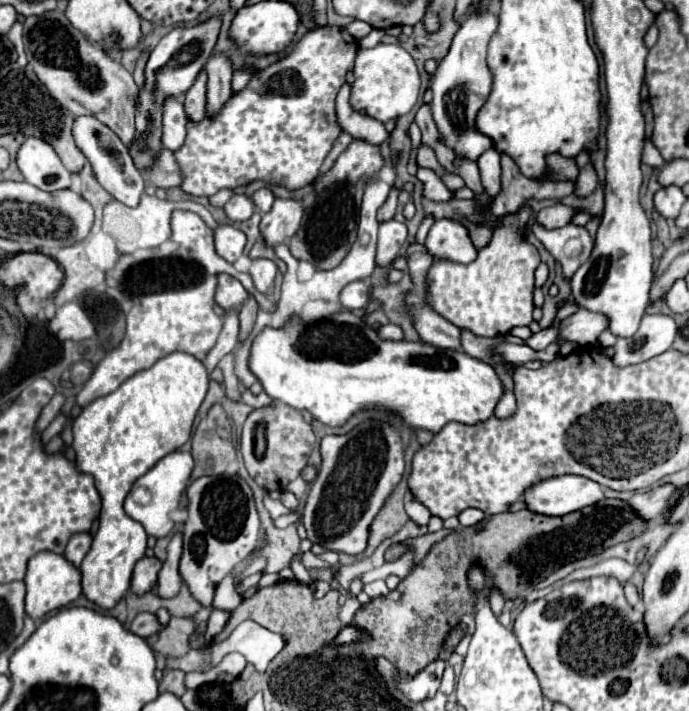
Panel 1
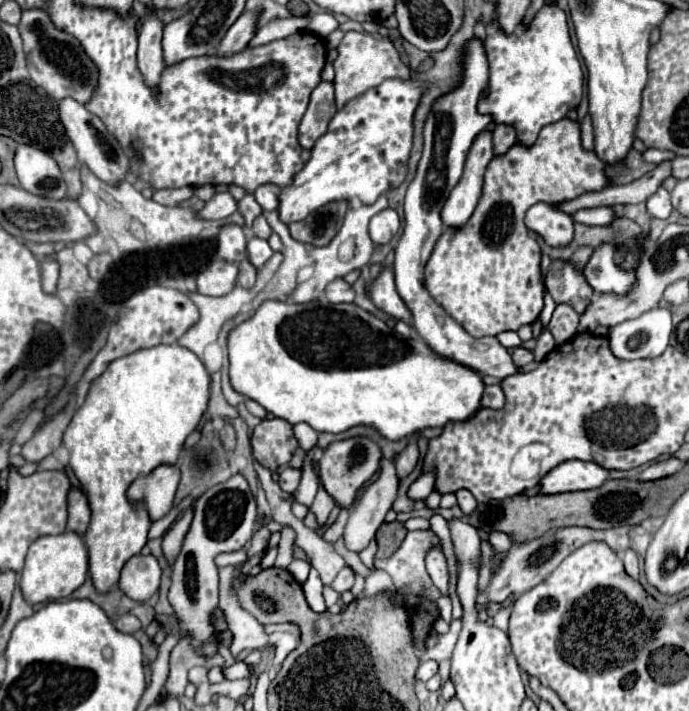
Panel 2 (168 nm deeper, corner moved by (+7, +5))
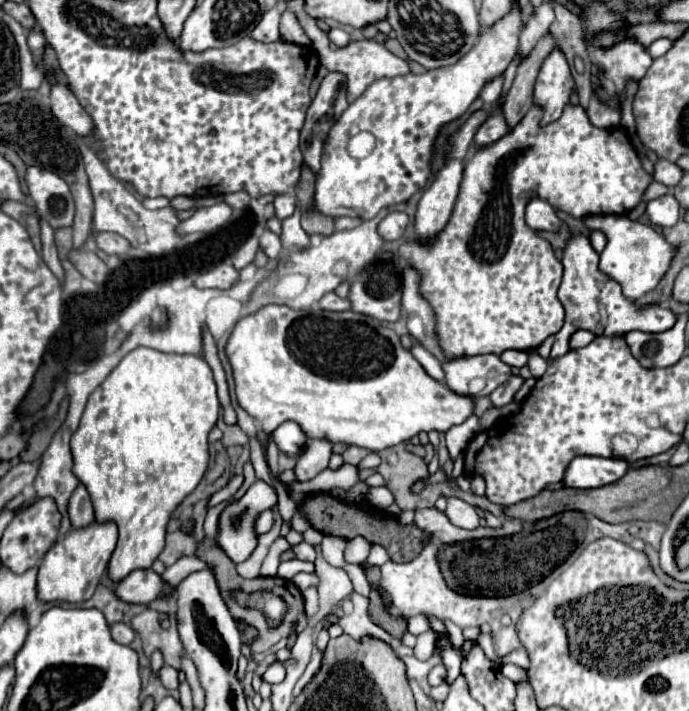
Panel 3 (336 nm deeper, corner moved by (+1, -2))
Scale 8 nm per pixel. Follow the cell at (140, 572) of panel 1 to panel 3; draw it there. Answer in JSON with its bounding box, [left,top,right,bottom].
[117,569,165,605]

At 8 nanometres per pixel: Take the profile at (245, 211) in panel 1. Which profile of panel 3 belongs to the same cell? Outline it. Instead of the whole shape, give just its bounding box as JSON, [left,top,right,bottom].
[179,203,233,233]

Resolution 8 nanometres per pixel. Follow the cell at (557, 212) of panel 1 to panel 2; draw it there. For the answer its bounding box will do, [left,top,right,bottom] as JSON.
[557,162,671,214]

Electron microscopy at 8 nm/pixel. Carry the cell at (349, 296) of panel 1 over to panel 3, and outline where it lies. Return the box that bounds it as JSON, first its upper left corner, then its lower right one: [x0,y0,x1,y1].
[319,293,351,311]

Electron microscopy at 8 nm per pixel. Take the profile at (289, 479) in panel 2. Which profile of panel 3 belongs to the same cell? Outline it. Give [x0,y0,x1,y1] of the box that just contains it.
[295,441,331,481]

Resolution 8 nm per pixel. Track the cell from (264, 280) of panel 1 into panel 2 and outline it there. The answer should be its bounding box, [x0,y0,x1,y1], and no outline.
[247,236,273,268]

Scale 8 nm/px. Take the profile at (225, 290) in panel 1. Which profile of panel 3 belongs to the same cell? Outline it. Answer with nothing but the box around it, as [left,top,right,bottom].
[195,263,239,289]

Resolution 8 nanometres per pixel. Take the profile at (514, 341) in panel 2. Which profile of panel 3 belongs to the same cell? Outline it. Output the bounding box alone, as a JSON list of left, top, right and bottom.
[501,349,527,367]

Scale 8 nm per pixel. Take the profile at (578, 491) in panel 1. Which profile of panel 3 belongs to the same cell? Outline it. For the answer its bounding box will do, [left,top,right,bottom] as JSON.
[563,455,627,489]

